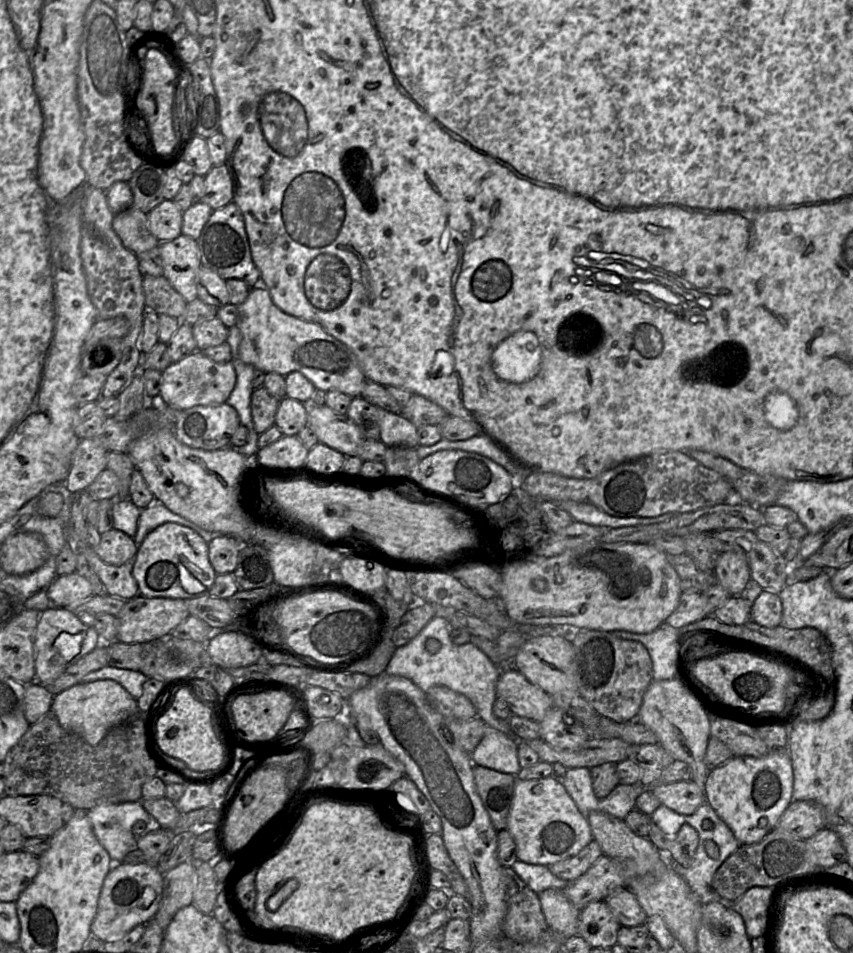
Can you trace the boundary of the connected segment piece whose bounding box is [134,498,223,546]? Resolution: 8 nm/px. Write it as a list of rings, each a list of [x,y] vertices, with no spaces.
[[[154,498],[154,502],[150,506],[144,508],[144,509],[141,509],[140,516],[138,519],[138,527],[137,527],[136,535],[134,536],[134,541],[135,541],[136,545],[139,546],[143,542],[144,538],[146,537],[146,535],[148,533],[150,533],[152,530],[154,530],[158,526],[160,526],[164,523],[167,523],[167,522],[174,522],[174,523],[180,524],[182,526],[186,526],[188,528],[191,528],[192,530],[197,532],[207,543],[210,543],[210,541],[215,536],[223,535],[223,534],[214,534],[212,532],[209,532],[209,531],[202,529],[201,527],[197,526],[193,522],[191,522],[191,521],[183,518],[182,516],[170,511],[163,503],[155,502],[155,498]]]

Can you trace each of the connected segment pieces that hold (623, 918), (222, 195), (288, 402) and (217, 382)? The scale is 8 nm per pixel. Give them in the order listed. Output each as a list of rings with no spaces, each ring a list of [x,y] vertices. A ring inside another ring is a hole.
[[[628,887],[616,889],[604,901],[621,926],[634,927],[645,924],[648,916]]]
[[[225,164],[212,166],[204,179],[205,193],[200,203],[216,210],[233,201],[233,183]]]
[[[284,397],[278,405],[275,426],[285,436],[297,436],[308,424],[308,405],[296,399]]]
[[[197,350],[179,362],[170,364],[162,372],[162,385],[159,395],[165,403],[182,411],[194,406],[219,405],[226,403],[237,381],[233,362],[217,363]]]

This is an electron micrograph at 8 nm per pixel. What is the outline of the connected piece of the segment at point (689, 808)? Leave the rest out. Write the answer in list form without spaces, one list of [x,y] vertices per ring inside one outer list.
[[[691,780],[646,787],[669,809],[683,815],[693,814],[705,802],[705,794]]]

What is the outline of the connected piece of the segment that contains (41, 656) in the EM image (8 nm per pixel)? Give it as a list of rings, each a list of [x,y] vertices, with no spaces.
[[[50,605],[40,613],[34,636],[35,682],[48,685],[69,666],[90,653],[103,642],[93,626],[82,623],[71,611]]]

